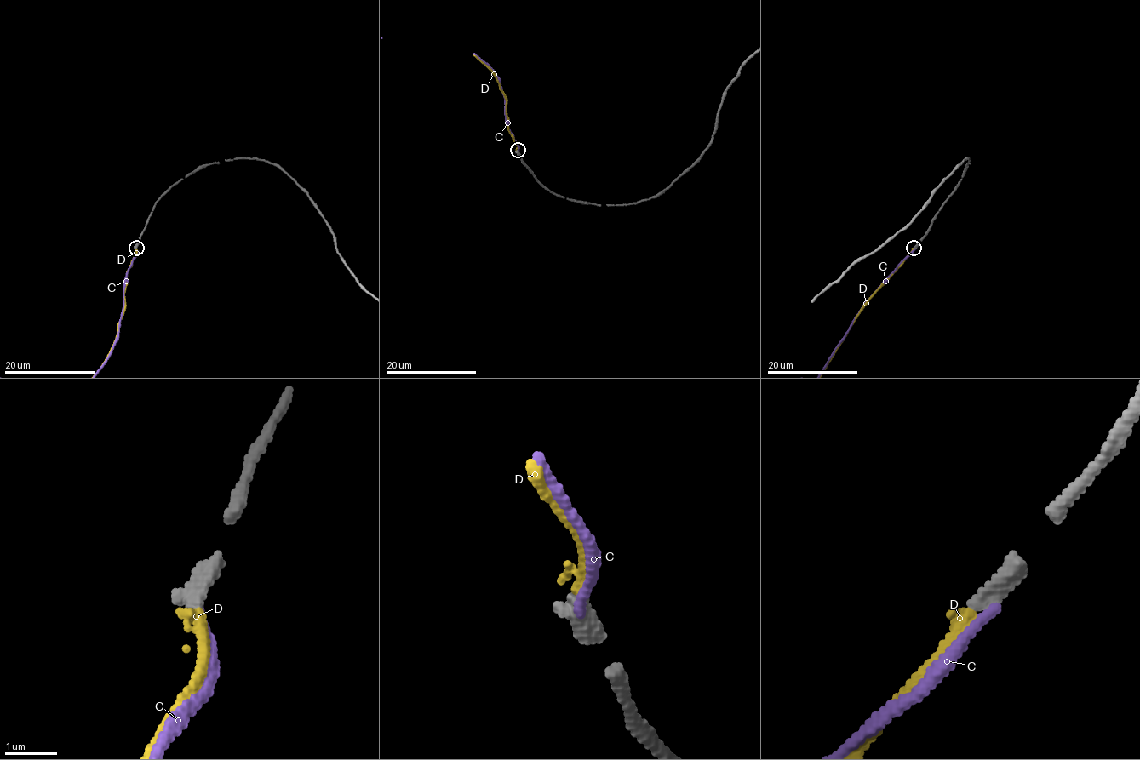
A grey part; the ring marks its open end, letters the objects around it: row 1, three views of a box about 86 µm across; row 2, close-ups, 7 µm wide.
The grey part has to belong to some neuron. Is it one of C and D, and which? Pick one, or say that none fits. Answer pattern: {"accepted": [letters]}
{"accepted": ["D"]}

